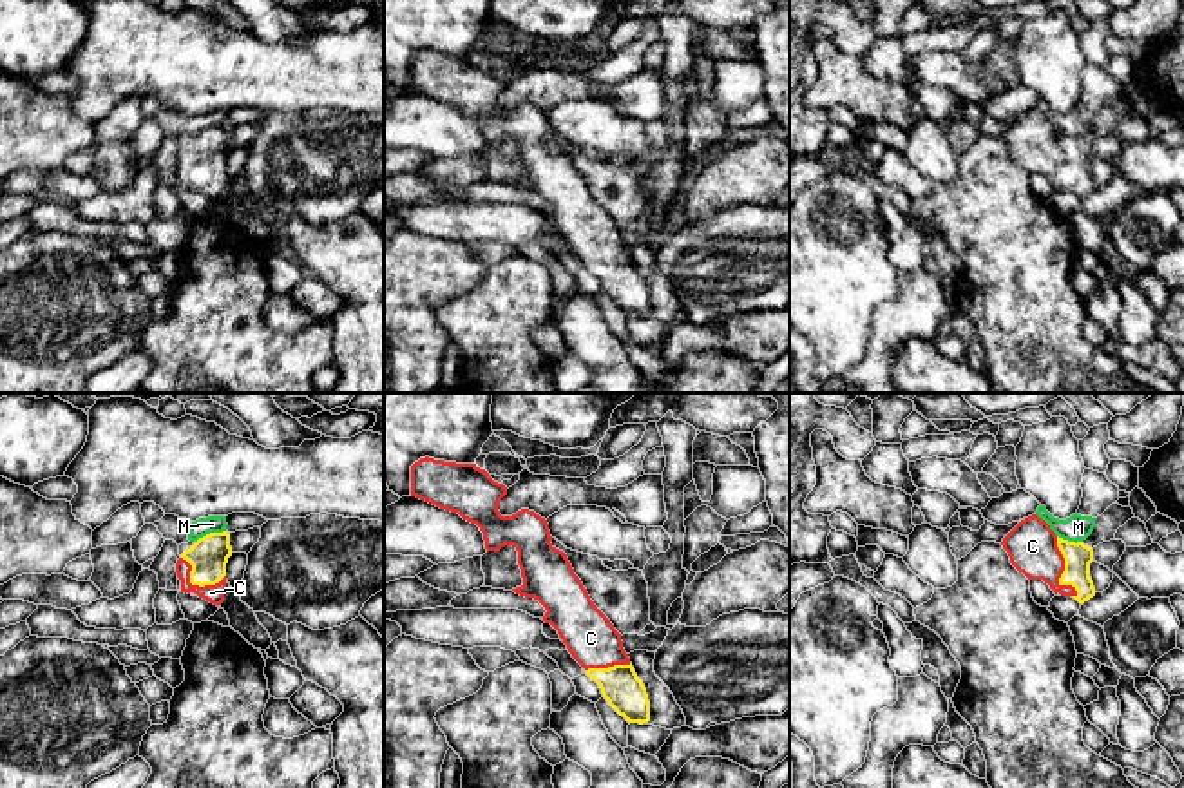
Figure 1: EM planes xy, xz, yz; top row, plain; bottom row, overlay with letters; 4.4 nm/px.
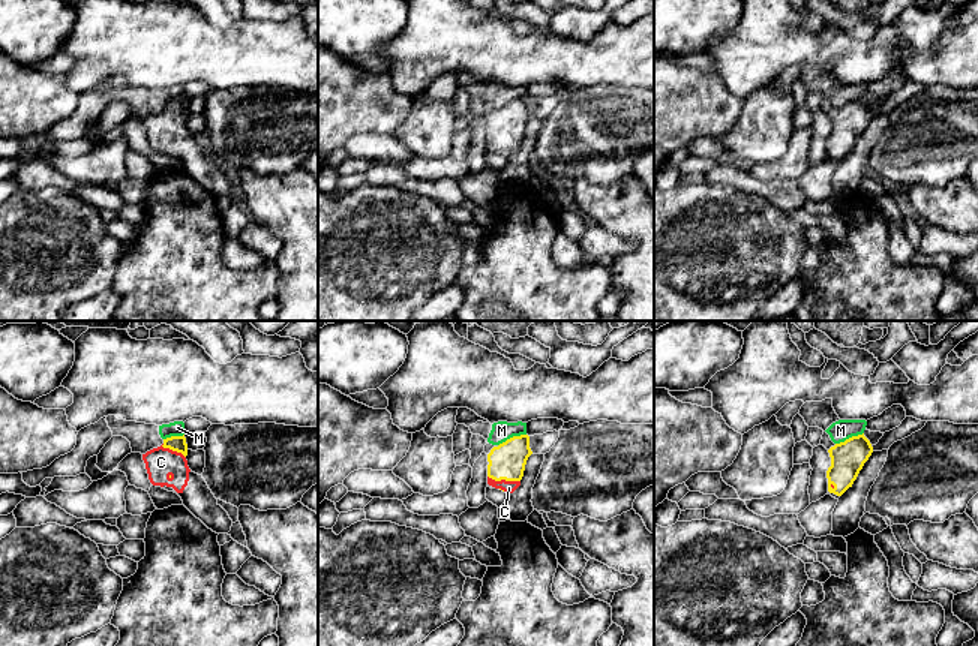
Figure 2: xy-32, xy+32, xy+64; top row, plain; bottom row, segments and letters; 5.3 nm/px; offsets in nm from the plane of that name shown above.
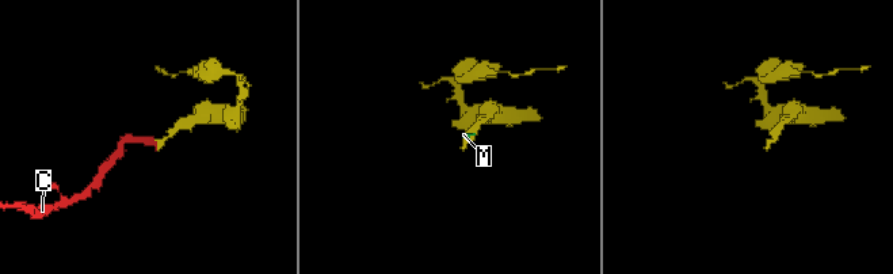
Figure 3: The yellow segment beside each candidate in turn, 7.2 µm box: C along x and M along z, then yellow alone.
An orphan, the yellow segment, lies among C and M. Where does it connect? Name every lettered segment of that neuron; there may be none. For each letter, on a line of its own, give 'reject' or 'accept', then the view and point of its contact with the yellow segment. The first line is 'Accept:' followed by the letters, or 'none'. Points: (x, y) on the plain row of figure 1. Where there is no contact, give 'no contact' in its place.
Accept: C
C: accept; contact yz (1063, 165)
M: reject; contact xy (210, 127)

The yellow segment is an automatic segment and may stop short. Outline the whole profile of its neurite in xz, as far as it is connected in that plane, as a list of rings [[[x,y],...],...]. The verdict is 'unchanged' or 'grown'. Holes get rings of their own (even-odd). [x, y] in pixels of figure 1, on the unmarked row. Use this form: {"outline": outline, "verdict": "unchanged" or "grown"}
{"outline": [[[425,51],[411,60],[411,91],[476,118],[487,145],[512,139],[523,172],[523,179],[512,185],[545,201],[543,216],[558,225],[572,252],[619,310],[628,317],[648,317],[648,288],[623,243],[621,228],[594,199],[567,149],[550,138],[545,112],[529,103],[500,109],[505,89],[507,82],[476,58]]], "verdict": "grown"}

